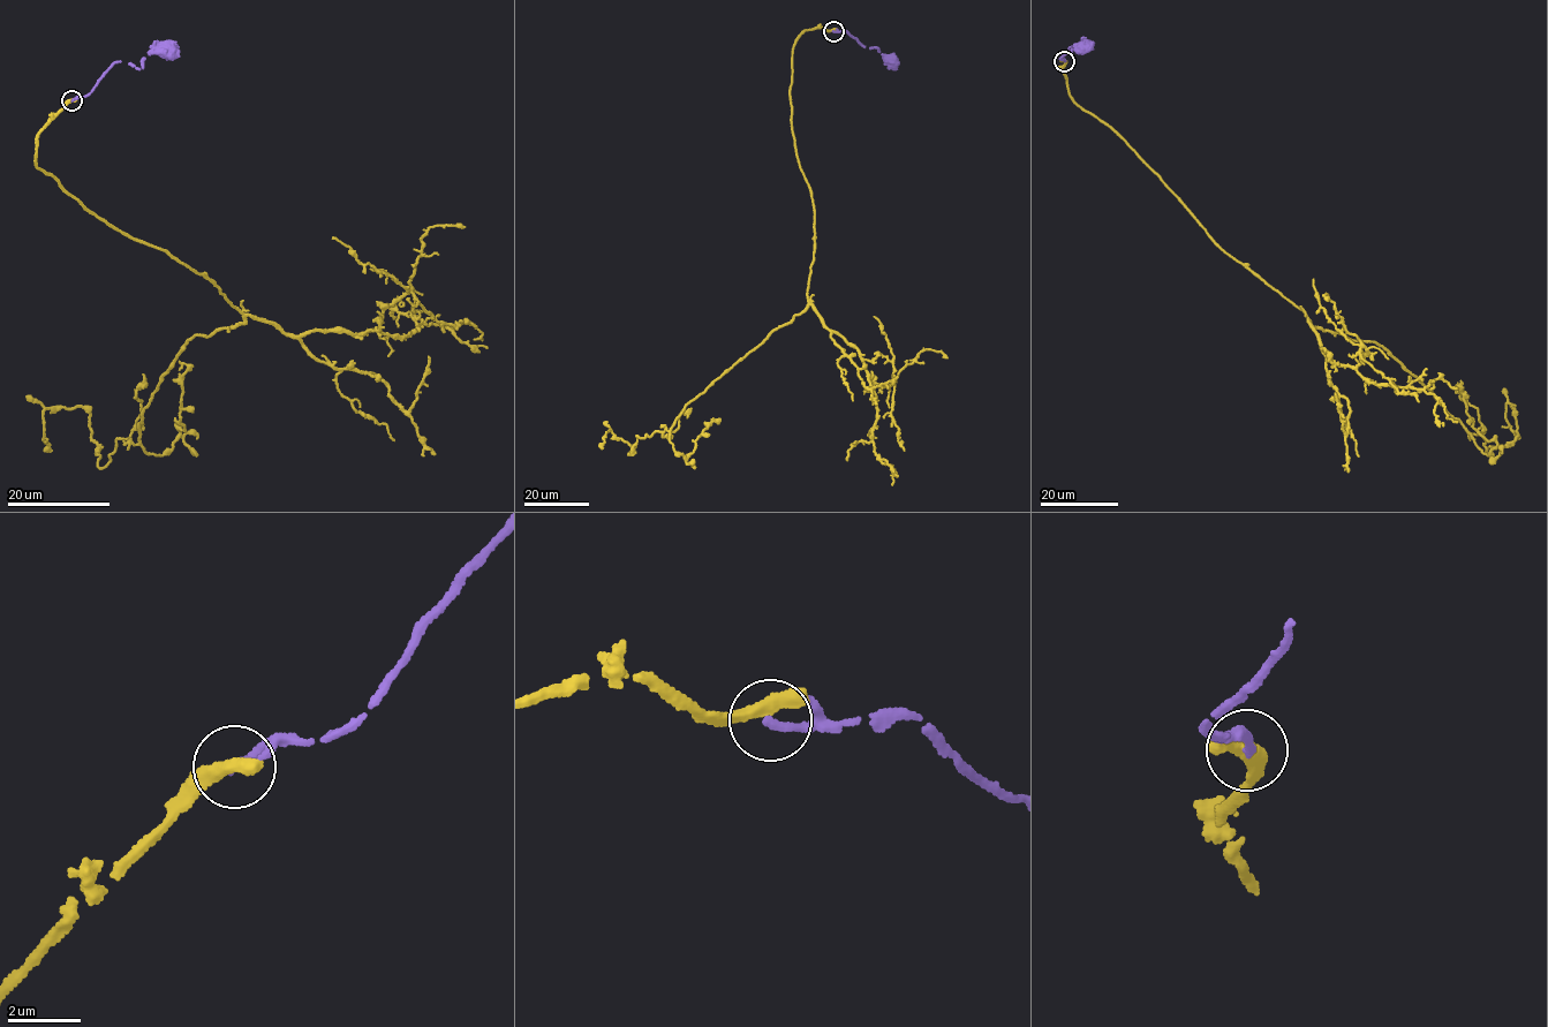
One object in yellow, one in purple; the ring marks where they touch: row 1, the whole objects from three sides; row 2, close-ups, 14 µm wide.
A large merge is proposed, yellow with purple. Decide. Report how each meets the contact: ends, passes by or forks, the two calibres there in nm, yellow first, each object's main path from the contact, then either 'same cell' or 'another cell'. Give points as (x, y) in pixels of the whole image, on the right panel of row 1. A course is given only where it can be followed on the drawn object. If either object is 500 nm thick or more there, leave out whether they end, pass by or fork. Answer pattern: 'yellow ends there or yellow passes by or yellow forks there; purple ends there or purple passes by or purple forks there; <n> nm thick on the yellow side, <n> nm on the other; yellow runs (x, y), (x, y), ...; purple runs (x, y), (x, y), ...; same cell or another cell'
550 nm thick on the yellow side, 260 nm on the other; yellow runs (1064, 60), (1071, 98), (1312, 325), (1383, 347), (1486, 452), (1517, 436), (1508, 403), (1519, 439); purple runs (1064, 61), (1061, 59), (1069, 47), (1078, 44), (1071, 52), (1082, 44); another cell

